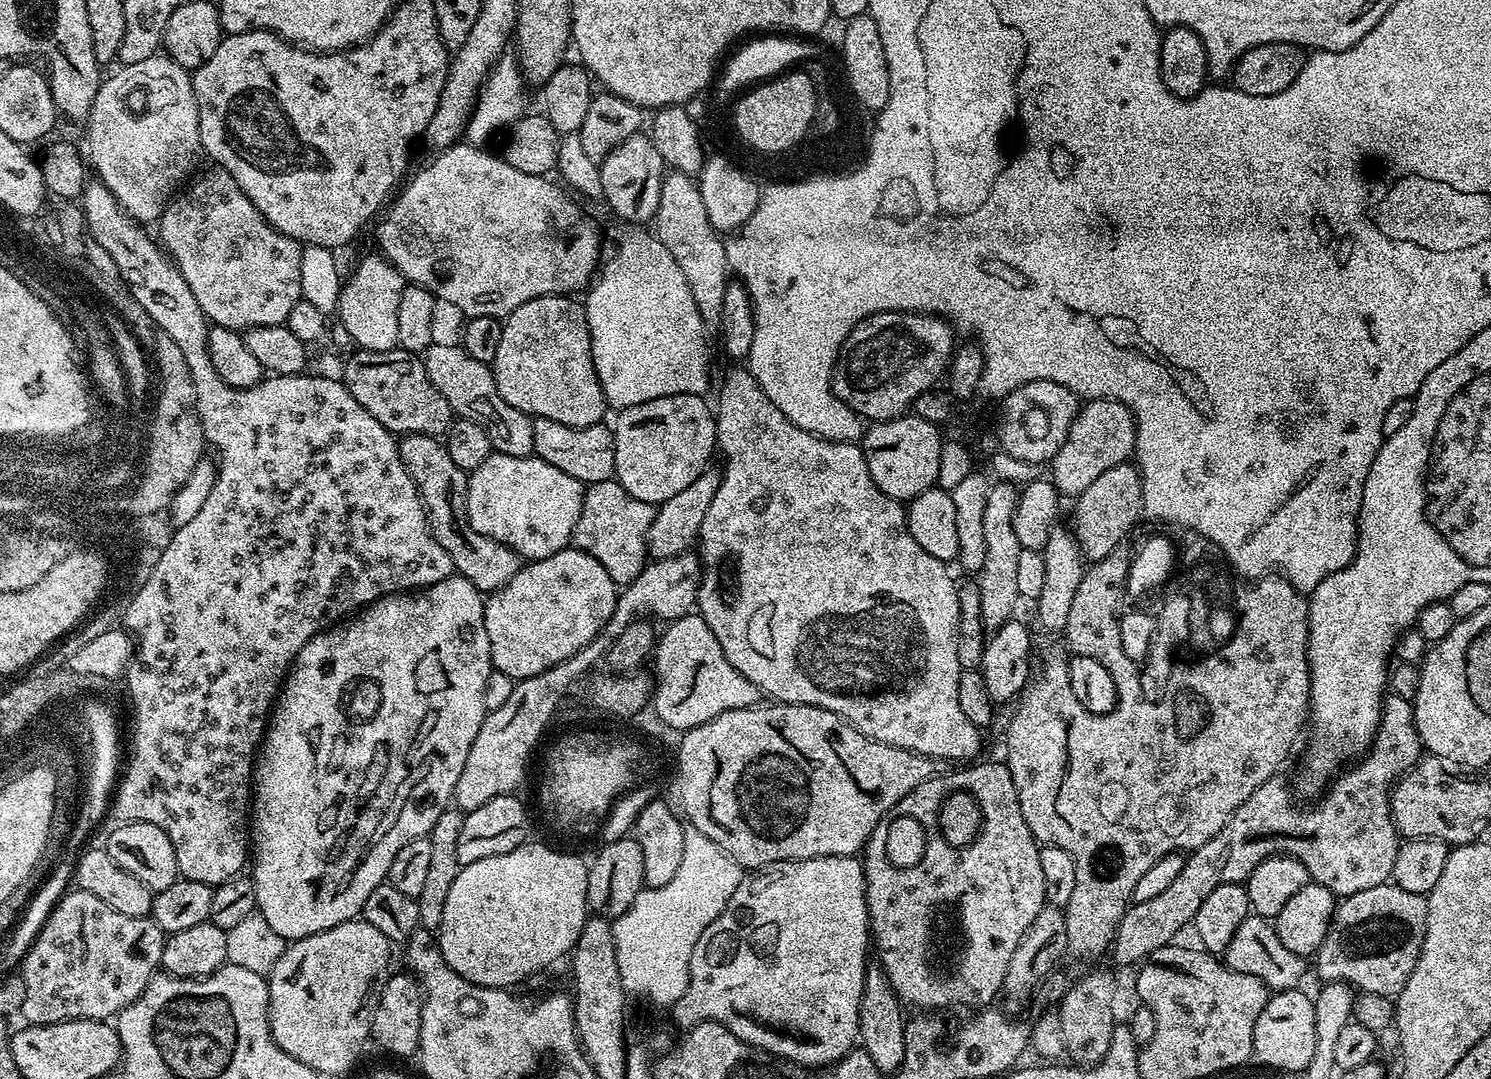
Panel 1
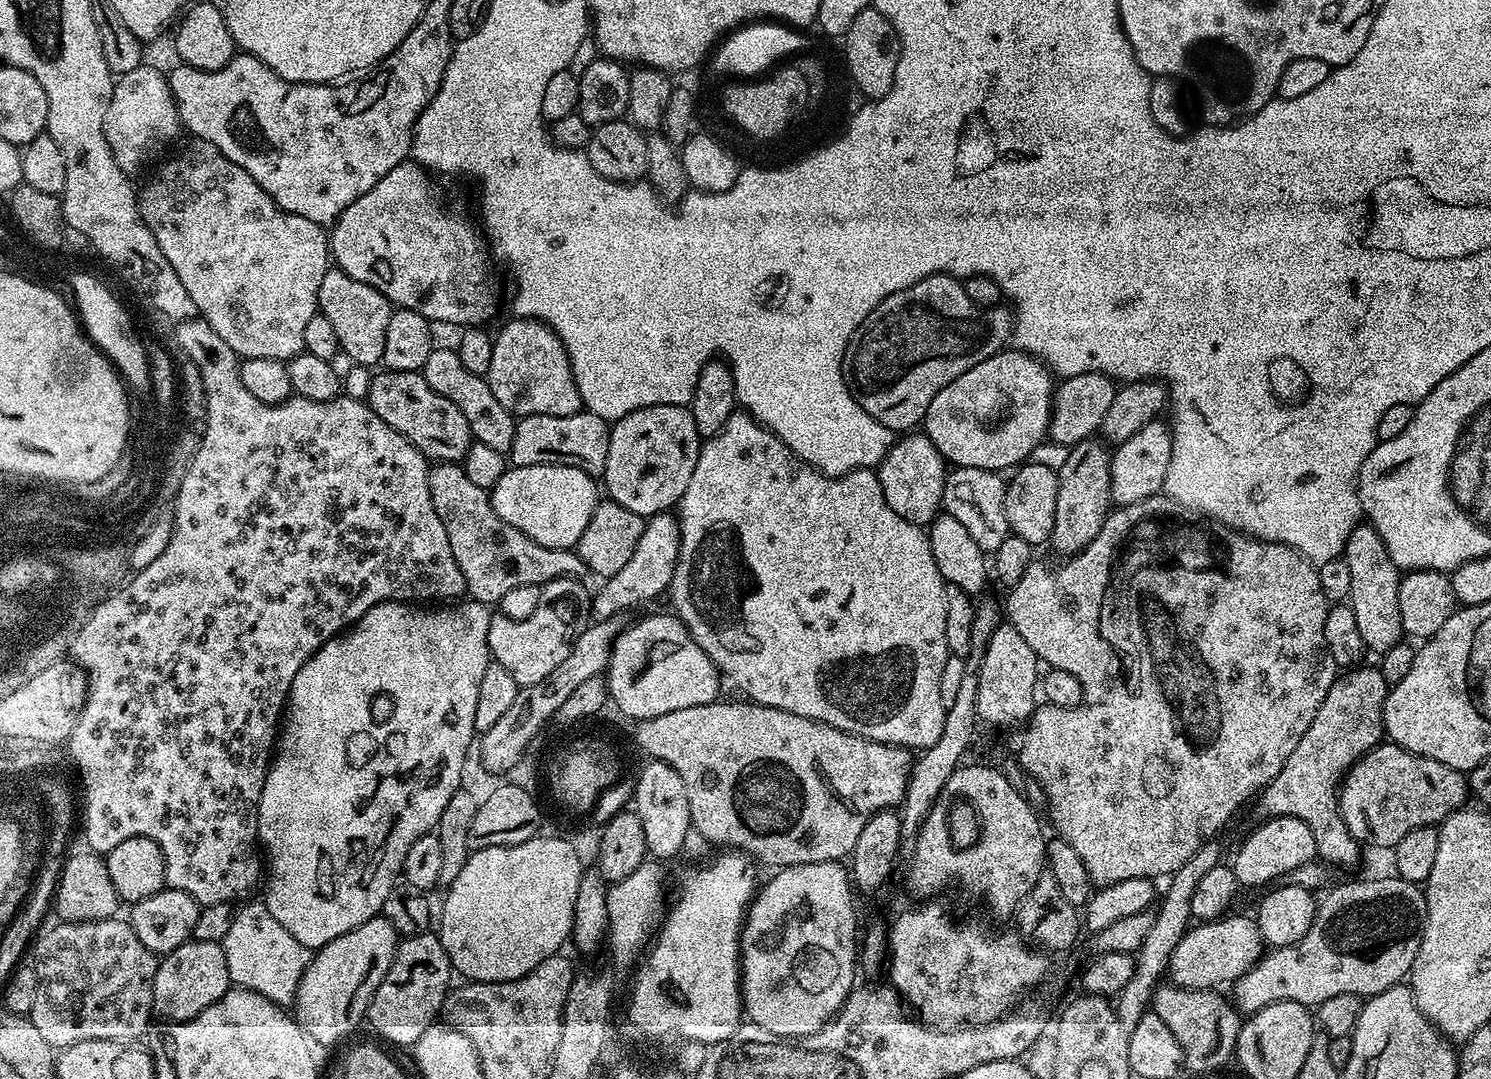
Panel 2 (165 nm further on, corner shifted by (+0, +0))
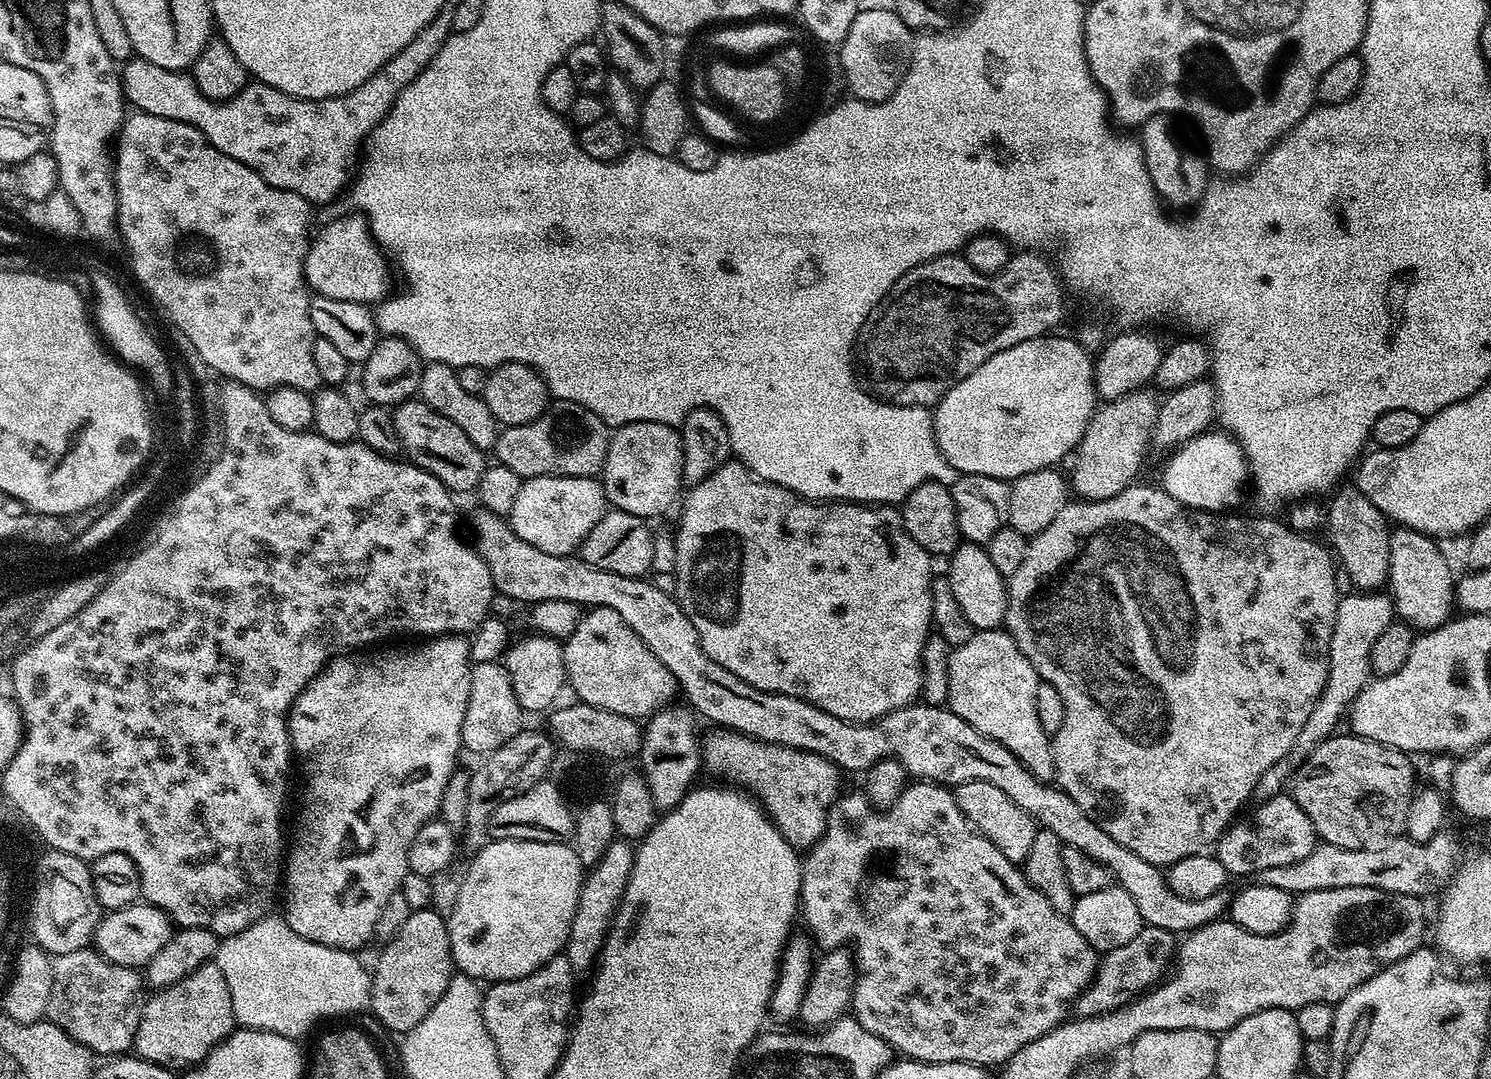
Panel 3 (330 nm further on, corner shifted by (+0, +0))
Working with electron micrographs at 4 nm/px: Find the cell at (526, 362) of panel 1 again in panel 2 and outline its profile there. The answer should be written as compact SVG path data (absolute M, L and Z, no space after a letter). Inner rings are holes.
M512 318L509 321L500 333L495 333L492 342L494 355L486 379L490 390L494 390L494 398L517 418L534 414L561 416L581 411L584 403L574 382L570 358L554 330L540 320Z

